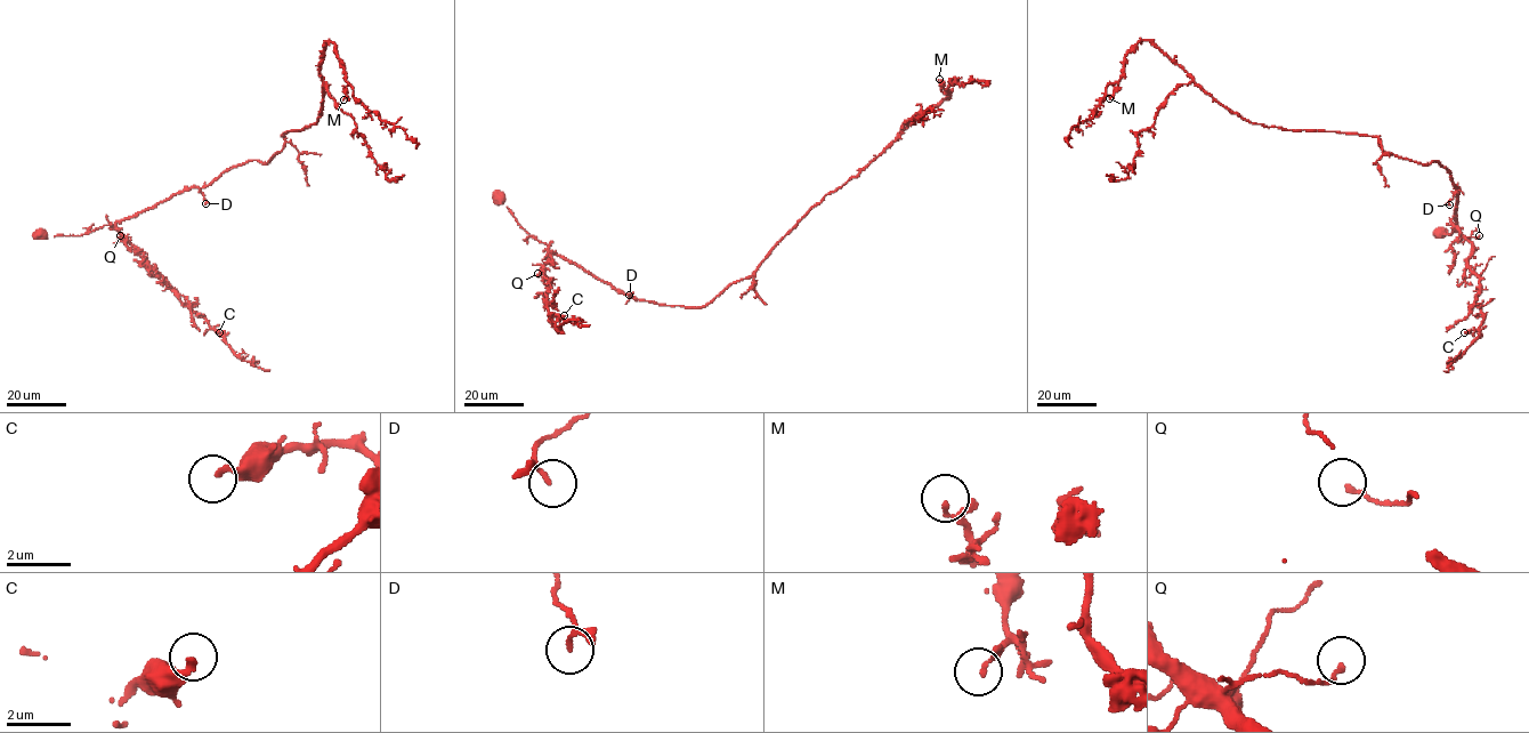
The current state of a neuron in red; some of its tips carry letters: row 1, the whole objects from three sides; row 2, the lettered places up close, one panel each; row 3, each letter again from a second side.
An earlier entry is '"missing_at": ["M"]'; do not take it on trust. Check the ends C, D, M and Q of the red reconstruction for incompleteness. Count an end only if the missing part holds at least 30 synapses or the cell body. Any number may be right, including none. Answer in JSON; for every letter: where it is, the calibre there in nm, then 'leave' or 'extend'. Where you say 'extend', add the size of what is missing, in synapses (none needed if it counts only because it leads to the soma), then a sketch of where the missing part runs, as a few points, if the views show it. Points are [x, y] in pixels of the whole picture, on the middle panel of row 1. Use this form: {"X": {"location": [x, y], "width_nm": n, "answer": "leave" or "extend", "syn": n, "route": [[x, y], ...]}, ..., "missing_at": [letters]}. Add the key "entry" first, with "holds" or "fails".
{"entry": "fails", "C": {"location": [564, 315], "width_nm": 200, "answer": "leave"}, "D": {"location": [629, 295], "width_nm": 80, "answer": "leave"}, "M": {"location": [939, 79], "width_nm": 100, "answer": "leave"}, "Q": {"location": [538, 273], "width_nm": 130, "answer": "leave"}, "missing_at": []}

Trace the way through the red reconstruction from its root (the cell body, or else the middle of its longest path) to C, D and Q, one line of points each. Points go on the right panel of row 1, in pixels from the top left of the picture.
C: (1441, 231), (1441, 238), (1457, 226), (1472, 247), (1467, 264), (1479, 279), (1475, 300), (1485, 319), (1464, 332)
D: (1441, 231), (1441, 238), (1450, 234), (1451, 225), (1455, 226), (1457, 187), (1449, 204)
Q: (1441, 231), (1441, 238), (1450, 234), (1453, 225), (1467, 239), (1479, 235)

